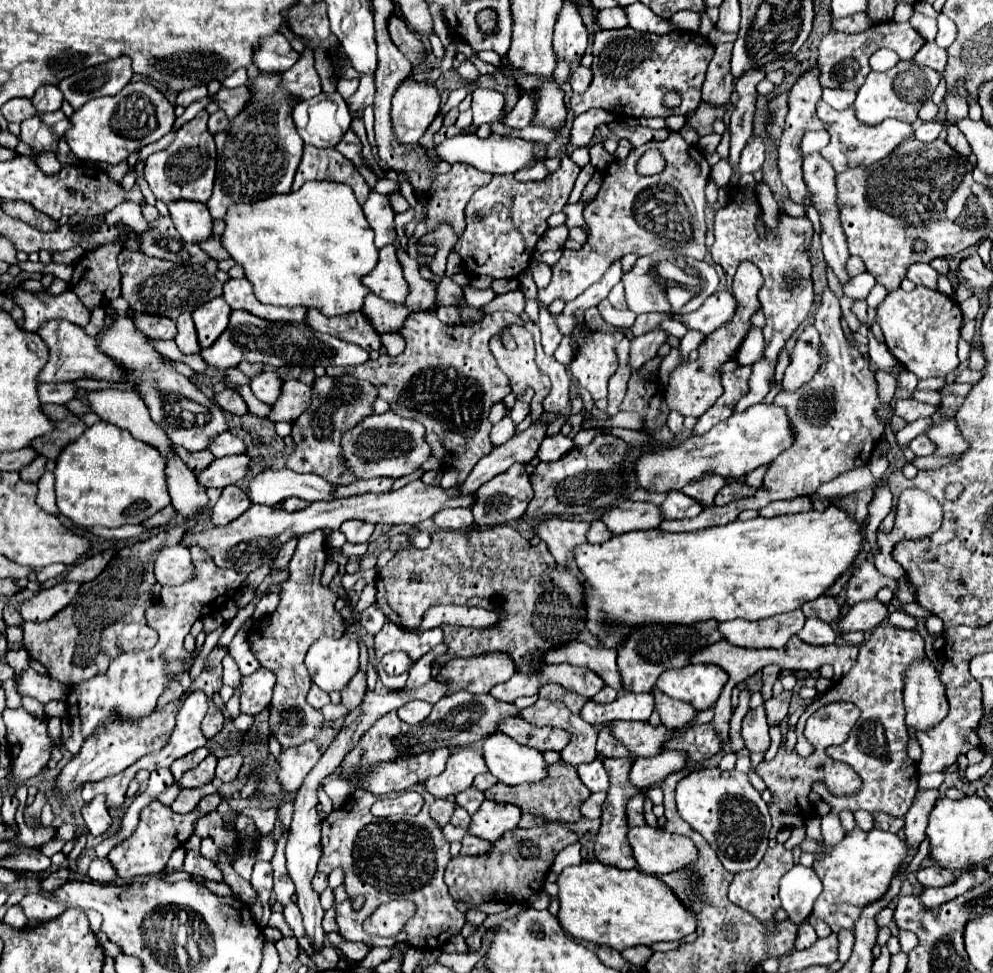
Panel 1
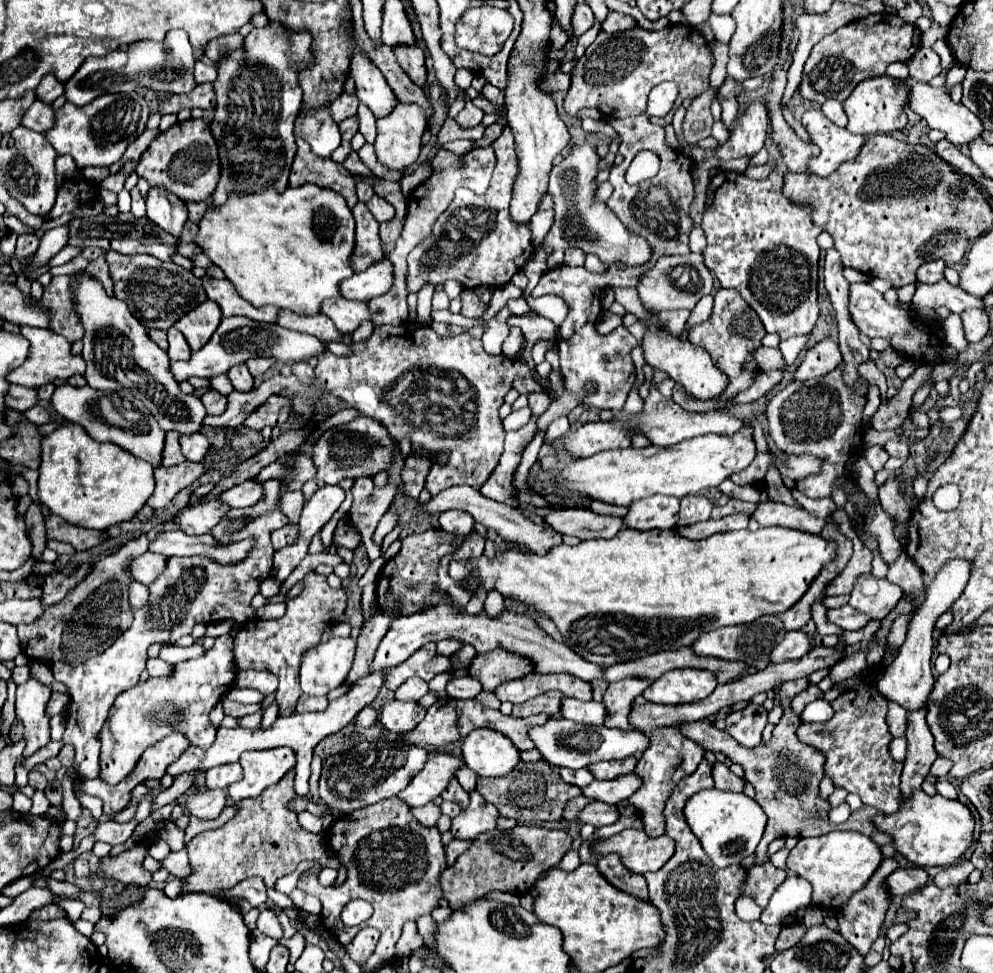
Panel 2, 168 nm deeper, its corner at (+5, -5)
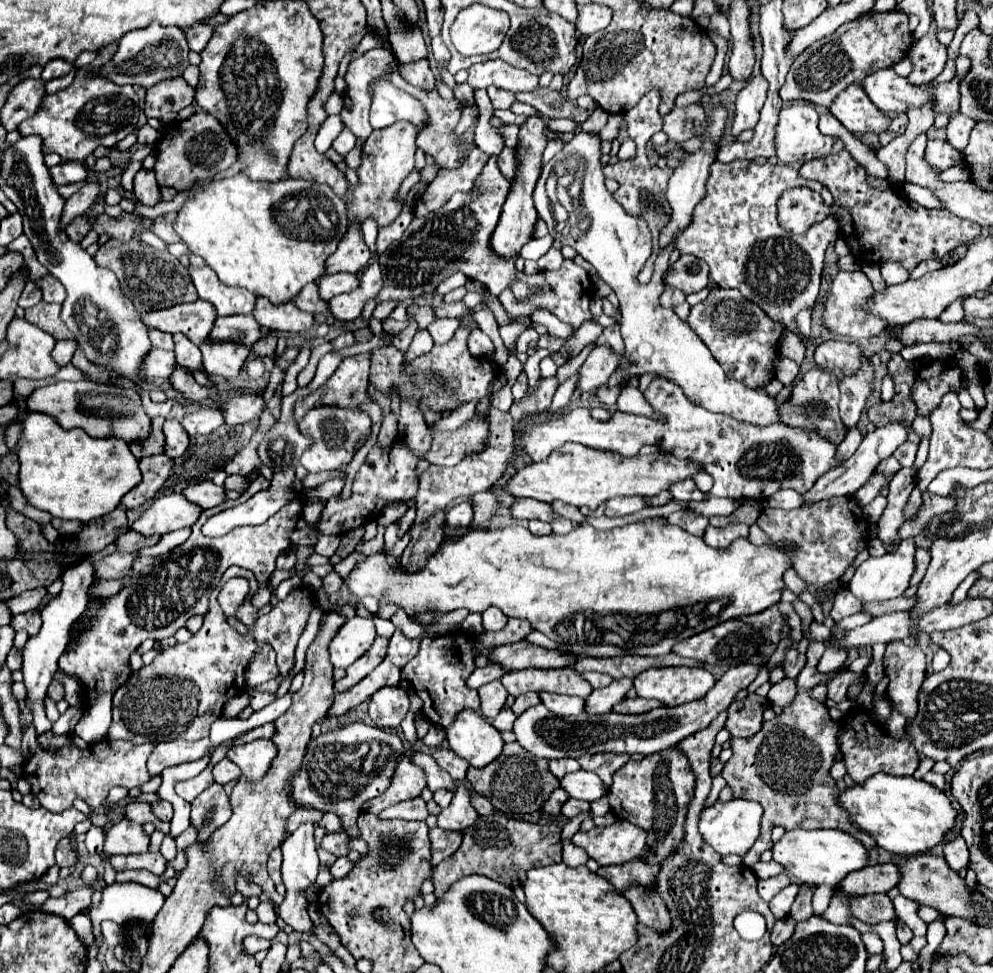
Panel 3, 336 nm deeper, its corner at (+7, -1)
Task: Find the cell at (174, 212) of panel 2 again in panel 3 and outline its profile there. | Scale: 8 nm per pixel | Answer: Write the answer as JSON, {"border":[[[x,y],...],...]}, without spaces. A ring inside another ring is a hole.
{"border":[[[139,170],[133,184],[135,184],[133,188],[135,198],[141,200],[145,206],[155,206],[161,202],[161,190],[159,190],[153,170]]]}

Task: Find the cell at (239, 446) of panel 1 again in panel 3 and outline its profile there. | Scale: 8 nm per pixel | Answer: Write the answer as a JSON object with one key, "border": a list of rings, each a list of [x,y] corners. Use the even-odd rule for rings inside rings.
{"border":[[[175,418],[165,420],[163,434],[165,434],[165,454],[171,458],[183,456],[183,452],[189,448],[189,434],[183,430],[181,422]]]}

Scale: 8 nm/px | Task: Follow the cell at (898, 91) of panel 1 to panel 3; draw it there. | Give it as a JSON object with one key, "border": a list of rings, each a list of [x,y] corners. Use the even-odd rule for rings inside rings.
{"border":[[[861,84],[849,86],[849,90],[843,90],[837,96],[837,102],[829,108],[829,112],[839,118],[839,122],[851,132],[851,134],[879,134],[883,130],[889,130],[891,118],[883,114],[867,96],[865,88]]]}

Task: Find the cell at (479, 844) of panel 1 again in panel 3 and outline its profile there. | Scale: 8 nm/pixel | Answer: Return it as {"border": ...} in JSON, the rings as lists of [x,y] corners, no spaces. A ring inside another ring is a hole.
{"border":[[[433,828],[429,830],[429,838],[431,838],[431,850],[433,850],[433,866],[453,856],[461,846],[461,832],[447,832],[441,828]]]}

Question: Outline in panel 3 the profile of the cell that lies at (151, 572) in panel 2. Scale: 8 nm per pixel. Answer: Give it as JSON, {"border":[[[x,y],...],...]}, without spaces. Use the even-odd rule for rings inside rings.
{"border":[[[117,552],[101,562],[93,562],[95,578],[125,578],[133,568],[135,556],[129,552]]]}

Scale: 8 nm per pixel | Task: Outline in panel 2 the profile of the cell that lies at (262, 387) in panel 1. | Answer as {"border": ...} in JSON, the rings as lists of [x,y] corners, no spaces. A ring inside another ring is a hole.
{"border":[[[239,364],[239,366],[231,366],[231,370],[227,370],[227,378],[231,380],[235,390],[247,392],[253,388],[253,376],[247,370],[247,364]]]}

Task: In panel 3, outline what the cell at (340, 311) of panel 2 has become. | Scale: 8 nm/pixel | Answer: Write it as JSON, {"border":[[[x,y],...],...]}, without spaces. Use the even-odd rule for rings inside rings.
{"border":[[[317,284],[305,286],[305,290],[301,290],[301,294],[295,298],[295,306],[299,306],[301,310],[305,310],[309,314],[329,314],[331,312],[329,302],[321,300]]]}

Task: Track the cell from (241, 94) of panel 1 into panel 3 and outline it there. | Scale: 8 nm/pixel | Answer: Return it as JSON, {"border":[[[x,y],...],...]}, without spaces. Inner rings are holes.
{"border":[[[173,78],[147,90],[145,114],[149,118],[157,118],[163,124],[169,124],[177,118],[177,112],[189,106],[193,100],[195,88],[191,88],[183,78]]]}

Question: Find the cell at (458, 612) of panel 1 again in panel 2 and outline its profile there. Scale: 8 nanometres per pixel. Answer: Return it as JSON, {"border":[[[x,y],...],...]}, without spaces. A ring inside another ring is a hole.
{"border":[[[437,606],[435,610],[429,610],[429,612],[419,612],[419,614],[413,614],[413,616],[397,618],[391,624],[389,632],[385,634],[385,638],[381,640],[381,644],[375,652],[371,672],[383,670],[383,668],[389,668],[389,666],[397,666],[399,662],[405,662],[423,644],[439,642],[443,638],[457,638],[463,644],[473,644],[479,654],[491,652],[495,648],[503,648],[507,652],[527,656],[529,660],[535,662],[535,670],[543,672],[543,674],[567,672],[567,674],[573,674],[573,676],[577,676],[585,682],[591,682],[593,678],[603,678],[603,670],[605,670],[603,666],[595,666],[595,664],[583,660],[579,654],[575,654],[565,644],[557,644],[551,636],[547,636],[525,614],[515,614],[511,610],[505,610],[499,618],[489,618],[485,612],[481,612],[479,616],[469,616],[465,612],[453,612],[447,606]]]}

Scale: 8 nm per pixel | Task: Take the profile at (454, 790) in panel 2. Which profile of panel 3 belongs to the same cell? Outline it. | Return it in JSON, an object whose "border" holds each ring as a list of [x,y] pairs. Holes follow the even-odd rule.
{"border":[[[415,752],[413,754],[413,762],[421,764],[427,778],[429,778],[429,790],[437,792],[441,788],[447,788],[449,792],[457,790],[457,782],[453,778],[449,778],[449,774],[445,774],[445,770],[441,770],[441,766],[435,762],[433,756],[423,754],[423,752]]]}

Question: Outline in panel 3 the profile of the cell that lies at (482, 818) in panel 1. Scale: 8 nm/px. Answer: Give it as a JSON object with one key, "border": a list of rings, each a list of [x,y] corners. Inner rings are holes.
{"border":[[[459,786],[451,804],[447,808],[443,808],[441,814],[437,816],[437,826],[443,830],[463,832],[465,828],[473,826],[477,822],[477,818],[479,818],[479,812],[471,804],[471,794],[469,794],[467,786]]]}

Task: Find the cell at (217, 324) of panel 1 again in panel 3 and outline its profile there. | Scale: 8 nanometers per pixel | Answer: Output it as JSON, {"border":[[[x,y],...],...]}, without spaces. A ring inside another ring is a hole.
{"border":[[[197,300],[191,304],[177,304],[165,310],[157,310],[153,314],[145,314],[143,322],[161,332],[169,332],[169,334],[183,332],[193,344],[199,346],[201,342],[207,340],[215,318],[217,318],[215,306]]]}

